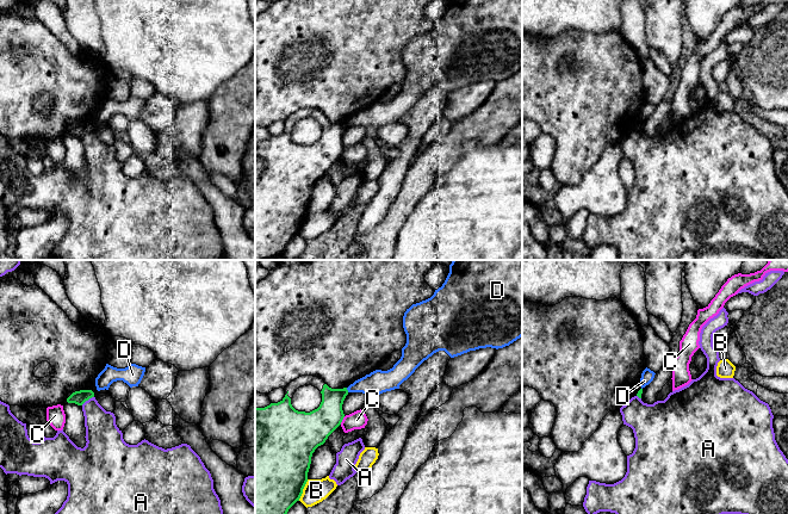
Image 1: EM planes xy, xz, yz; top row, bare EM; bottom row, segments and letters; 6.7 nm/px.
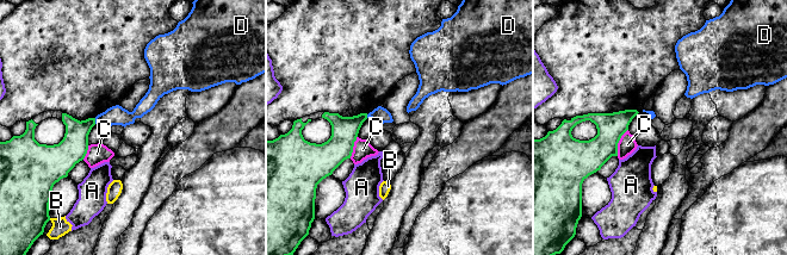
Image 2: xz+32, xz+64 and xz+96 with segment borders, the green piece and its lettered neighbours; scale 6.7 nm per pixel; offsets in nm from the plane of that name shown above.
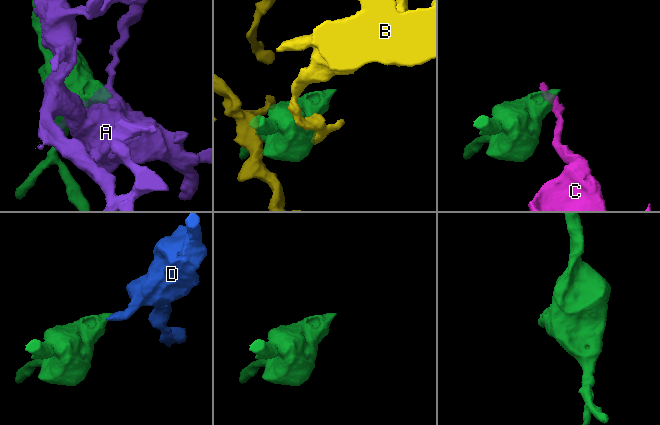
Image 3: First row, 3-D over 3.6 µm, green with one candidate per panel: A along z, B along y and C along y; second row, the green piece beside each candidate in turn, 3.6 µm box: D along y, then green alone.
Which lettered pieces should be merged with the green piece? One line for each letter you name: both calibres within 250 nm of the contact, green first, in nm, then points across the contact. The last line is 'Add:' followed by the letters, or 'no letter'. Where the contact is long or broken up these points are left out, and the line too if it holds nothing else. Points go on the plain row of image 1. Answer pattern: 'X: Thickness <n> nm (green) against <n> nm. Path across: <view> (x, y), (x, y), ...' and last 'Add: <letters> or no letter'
Add: no letter

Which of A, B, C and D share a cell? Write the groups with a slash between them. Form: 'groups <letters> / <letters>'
groups A / B / C / D

